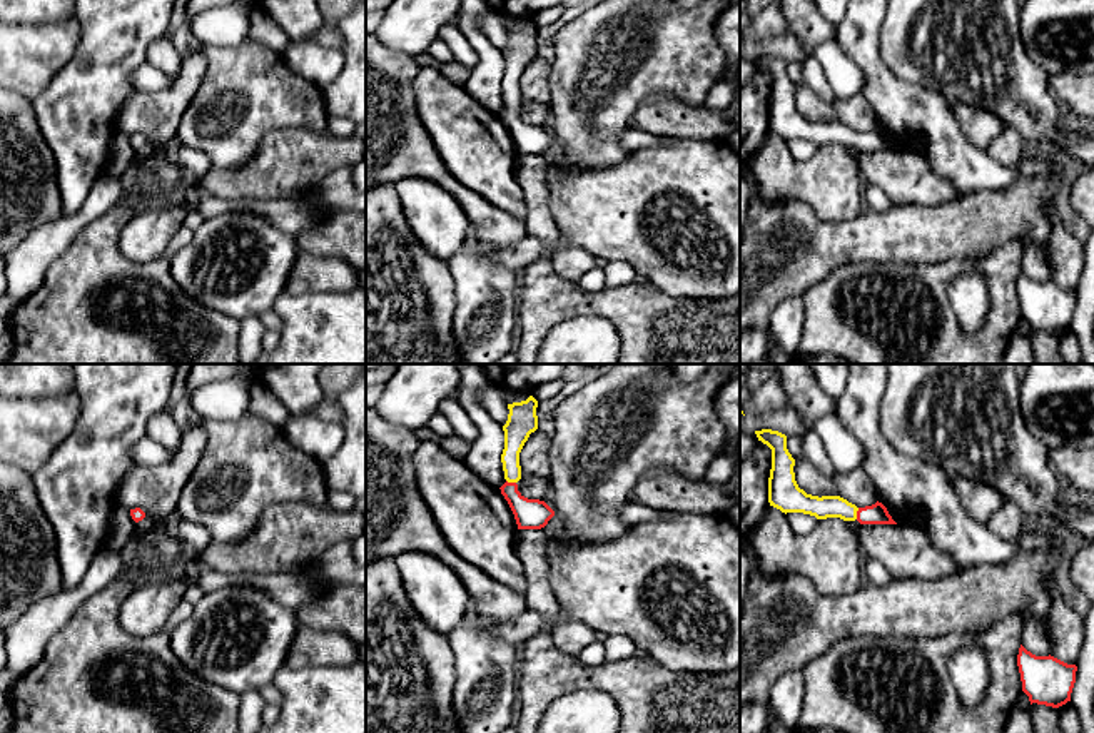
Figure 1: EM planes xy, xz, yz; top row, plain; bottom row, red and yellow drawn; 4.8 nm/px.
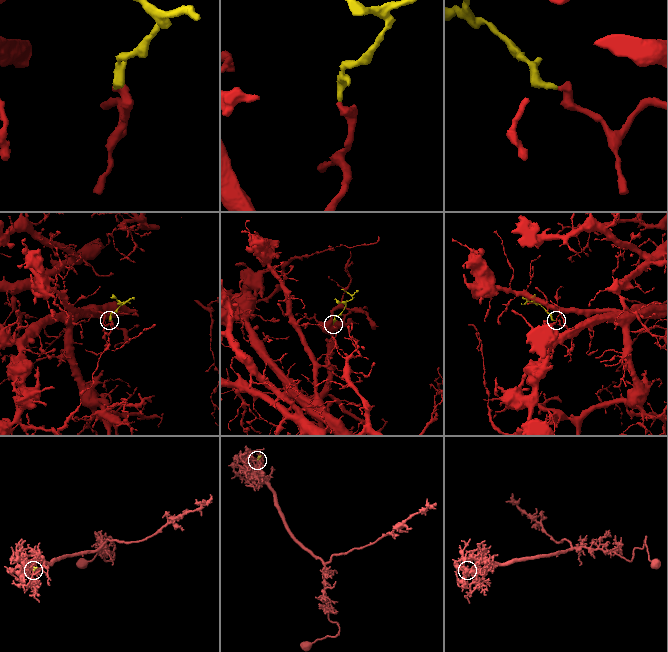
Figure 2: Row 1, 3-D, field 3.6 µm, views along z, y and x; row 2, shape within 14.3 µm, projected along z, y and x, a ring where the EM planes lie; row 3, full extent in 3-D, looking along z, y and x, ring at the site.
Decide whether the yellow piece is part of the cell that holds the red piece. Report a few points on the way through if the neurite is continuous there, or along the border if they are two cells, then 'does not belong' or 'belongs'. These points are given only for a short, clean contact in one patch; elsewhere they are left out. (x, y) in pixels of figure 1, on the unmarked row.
way yz (877, 139), (857, 139), (827, 132); belongs

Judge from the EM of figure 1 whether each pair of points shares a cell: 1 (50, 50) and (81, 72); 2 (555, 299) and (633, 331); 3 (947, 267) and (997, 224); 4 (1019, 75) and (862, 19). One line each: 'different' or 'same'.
1: different
2: same
3: different
4: different

